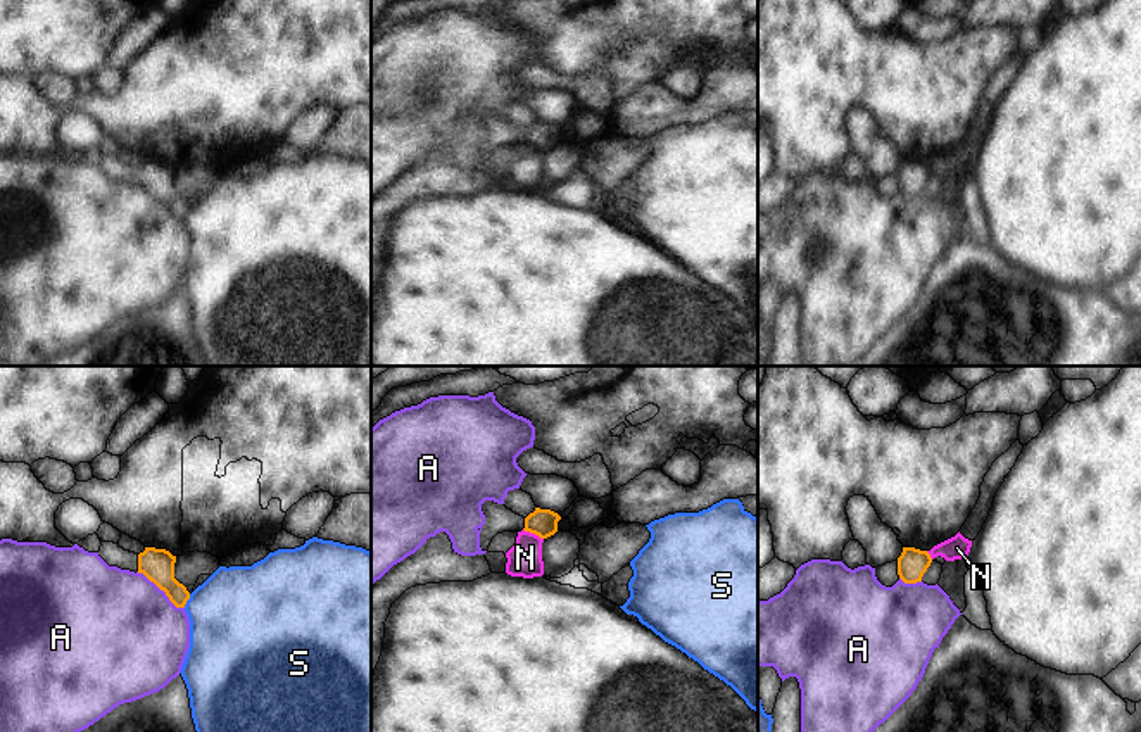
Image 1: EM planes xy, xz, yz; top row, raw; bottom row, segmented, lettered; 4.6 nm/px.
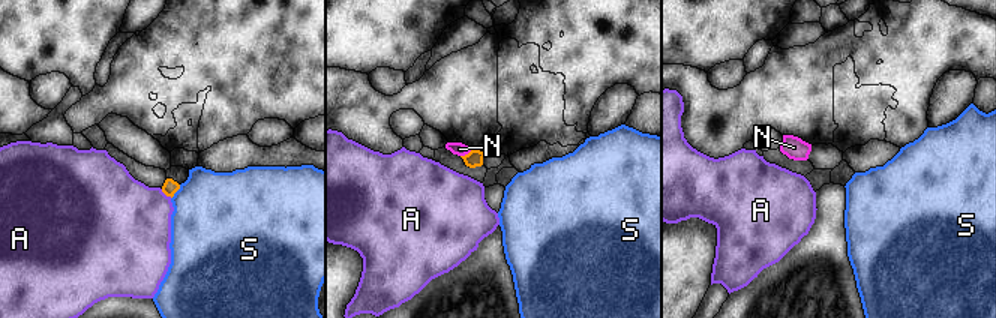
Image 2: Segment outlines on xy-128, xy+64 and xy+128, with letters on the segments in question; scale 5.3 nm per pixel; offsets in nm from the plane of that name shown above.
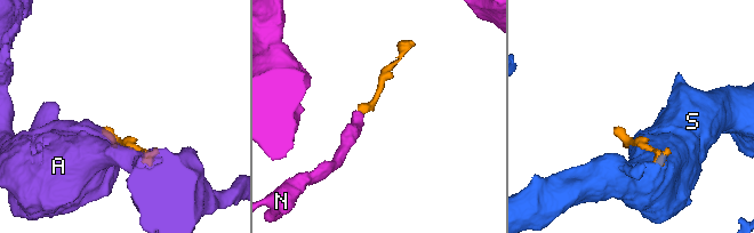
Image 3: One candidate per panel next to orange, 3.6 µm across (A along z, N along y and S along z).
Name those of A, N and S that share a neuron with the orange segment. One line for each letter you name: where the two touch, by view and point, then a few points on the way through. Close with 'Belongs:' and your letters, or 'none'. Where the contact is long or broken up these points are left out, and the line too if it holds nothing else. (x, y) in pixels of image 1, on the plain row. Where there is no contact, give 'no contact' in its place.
Belongs: none

